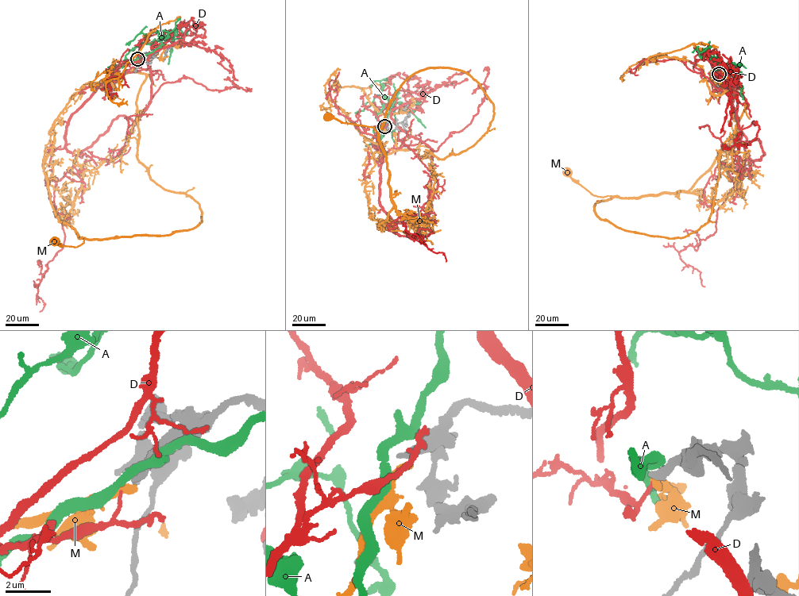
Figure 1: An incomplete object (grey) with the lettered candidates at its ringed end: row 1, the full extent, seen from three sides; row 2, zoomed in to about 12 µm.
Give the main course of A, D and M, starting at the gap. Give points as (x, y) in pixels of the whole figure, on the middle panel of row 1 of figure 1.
A: (384, 126), (394, 101), (392, 104), (384, 96), (376, 95), (369, 106), (355, 113)
D: (384, 127), (372, 140), (383, 157), (380, 205), (397, 223), (425, 221), (432, 152), (391, 110), (470, 70)
M: (384, 126), (378, 159), (364, 178), (369, 214), (382, 221), (380, 225), (393, 206), (379, 133), (328, 117)

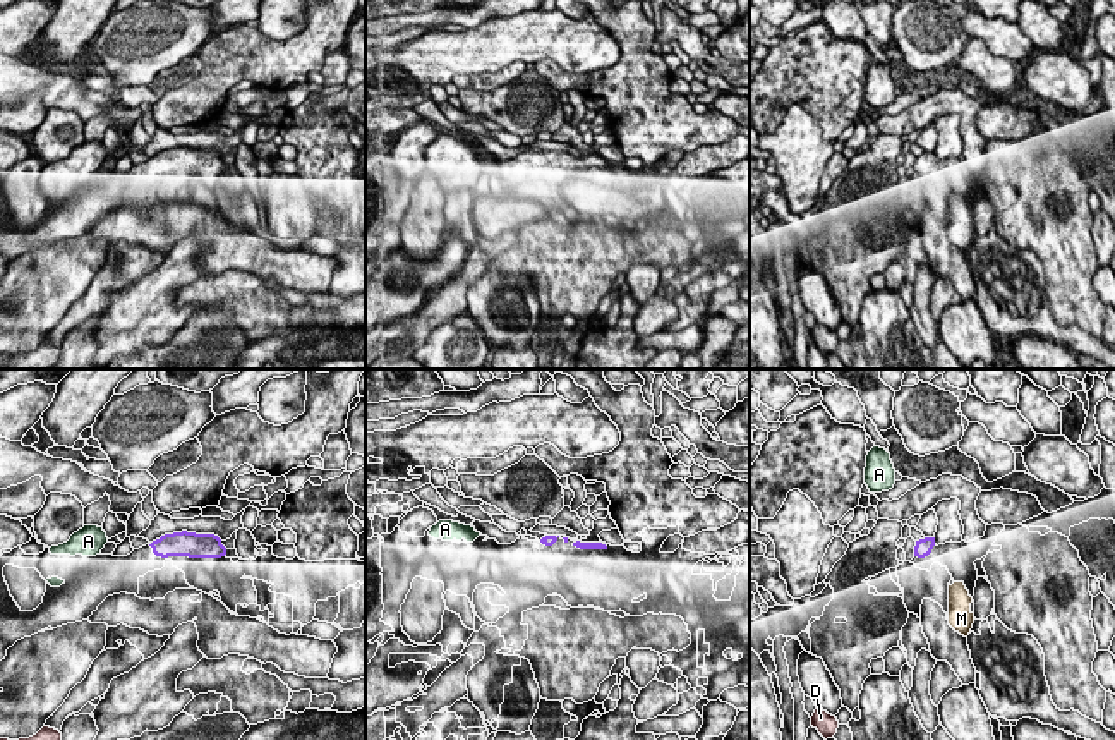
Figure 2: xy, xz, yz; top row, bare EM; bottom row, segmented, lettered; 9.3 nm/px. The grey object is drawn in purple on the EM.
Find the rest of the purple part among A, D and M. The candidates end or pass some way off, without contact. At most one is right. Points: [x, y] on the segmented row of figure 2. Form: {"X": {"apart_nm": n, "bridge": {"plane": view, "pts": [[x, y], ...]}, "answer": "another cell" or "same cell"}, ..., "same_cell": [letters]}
{"A": {"apart_nm": 400, "bridge": {"plane": "xy", "pts": [[150, 545], [107, 541]]}, "answer": "another cell"}, "D": {"apart_nm": 1700, "bridge": {"plane": "yz", "pts": [[915, 555], [825, 711]]}, "answer": "another cell"}, "M": {"apart_nm": 340, "bridge": {"plane": "yz", "pts": [[927, 555], [949, 584]]}, "answer": "another cell"}, "same_cell": []}

